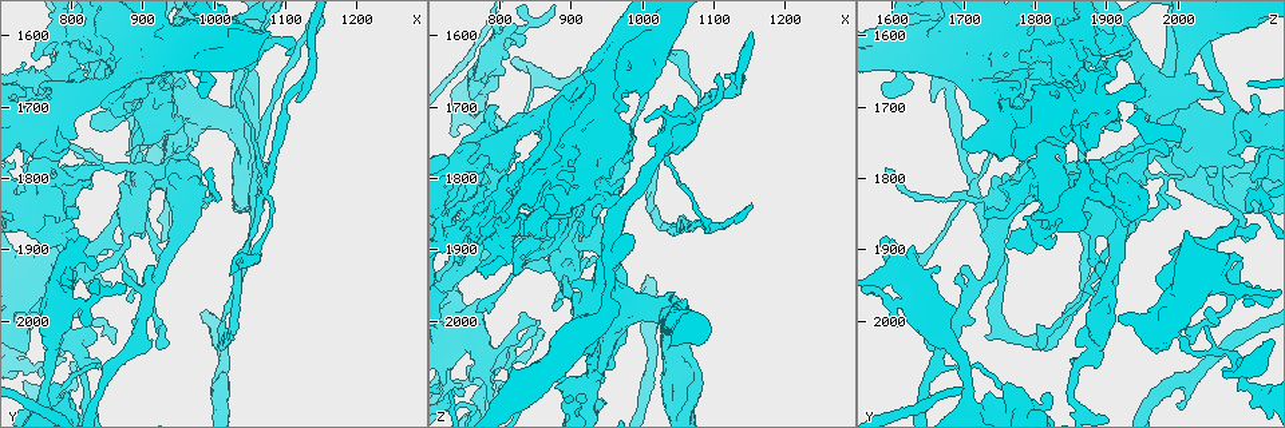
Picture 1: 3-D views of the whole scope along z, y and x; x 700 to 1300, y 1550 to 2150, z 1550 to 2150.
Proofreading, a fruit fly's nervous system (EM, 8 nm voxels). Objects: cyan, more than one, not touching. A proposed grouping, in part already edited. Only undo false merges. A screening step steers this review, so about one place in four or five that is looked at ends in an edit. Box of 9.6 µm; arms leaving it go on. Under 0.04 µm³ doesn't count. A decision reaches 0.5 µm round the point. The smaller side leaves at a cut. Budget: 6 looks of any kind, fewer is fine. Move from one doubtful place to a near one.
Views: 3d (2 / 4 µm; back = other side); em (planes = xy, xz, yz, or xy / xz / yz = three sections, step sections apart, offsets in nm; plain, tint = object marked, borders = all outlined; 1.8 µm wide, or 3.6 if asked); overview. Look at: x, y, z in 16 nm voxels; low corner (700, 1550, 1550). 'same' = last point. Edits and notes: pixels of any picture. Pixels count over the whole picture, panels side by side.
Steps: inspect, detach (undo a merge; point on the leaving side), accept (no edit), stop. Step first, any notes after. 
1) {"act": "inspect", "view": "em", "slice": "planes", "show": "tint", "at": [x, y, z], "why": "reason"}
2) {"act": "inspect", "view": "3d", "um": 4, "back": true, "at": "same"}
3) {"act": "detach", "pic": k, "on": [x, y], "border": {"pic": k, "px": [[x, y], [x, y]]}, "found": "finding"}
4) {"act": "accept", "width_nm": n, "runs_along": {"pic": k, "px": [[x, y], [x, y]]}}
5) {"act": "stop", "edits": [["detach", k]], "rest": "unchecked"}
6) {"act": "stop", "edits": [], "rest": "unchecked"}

{"act": "inspect", "view": "em", "um": 3.6, "slice": "yz", "step": 4, "show": "tint", "at": [755, 1935, 2020], "why": "thick turns thin"}

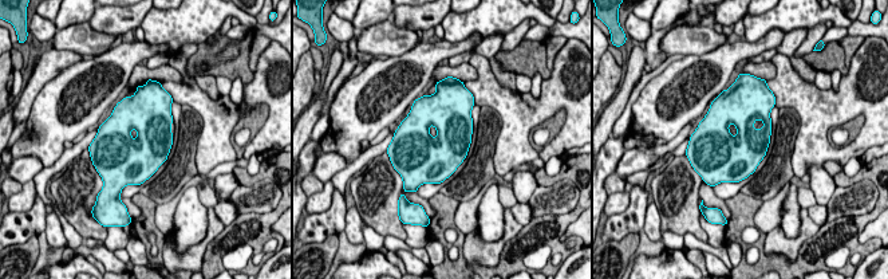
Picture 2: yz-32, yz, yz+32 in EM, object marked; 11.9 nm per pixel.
{"act": "accept", "found": "all the same neuron"}

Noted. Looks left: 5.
{"act": "inspect", "view": "em", "slice": "planes", "show": "plain", "at": [750, 1735, 1790], "why": "four or more arms meet"}

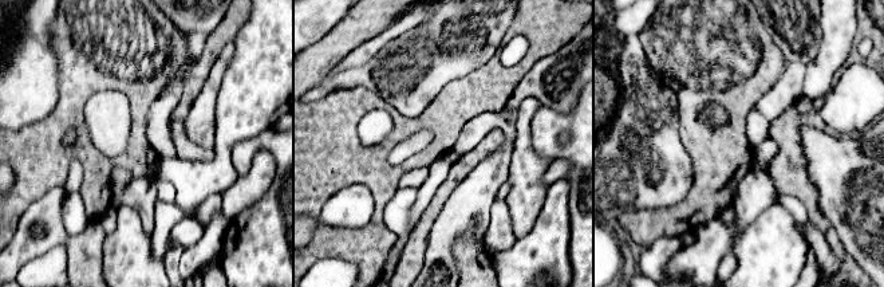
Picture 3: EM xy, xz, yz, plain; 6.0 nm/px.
{"act": "inspect", "view": "em", "slice": "planes", "show": "tint", "at": "same", "why": "with the object marked"}

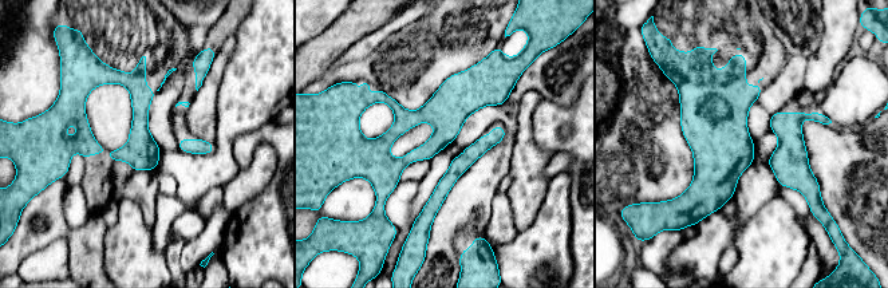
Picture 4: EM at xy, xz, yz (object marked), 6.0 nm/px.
{"act": "accept", "runs_along": {"pic": 4, "px": [[506, 89], [472, 89], [364, 146]]}, "found": "continuous, no second neuron"}

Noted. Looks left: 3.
{"act": "inspect", "view": "em", "slice": "planes", "show": "tint", "at": [790, 1930, 1620], "why": "calibre changes"}

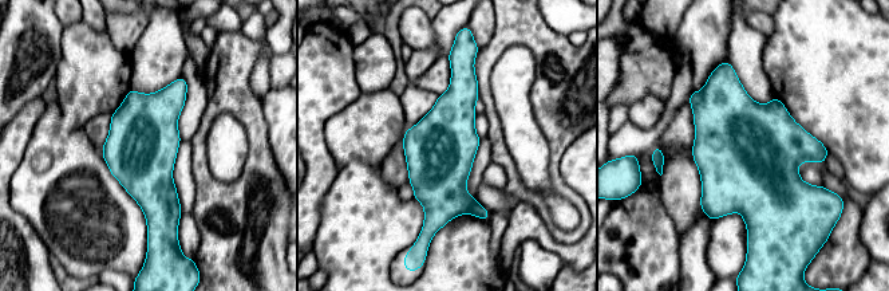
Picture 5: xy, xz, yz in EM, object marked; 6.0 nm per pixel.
{"act": "accept", "width_nm": 420, "found": "all the same neuron"}

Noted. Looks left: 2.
{"act": "stop", "edits": [], "rest": "unchecked"}

